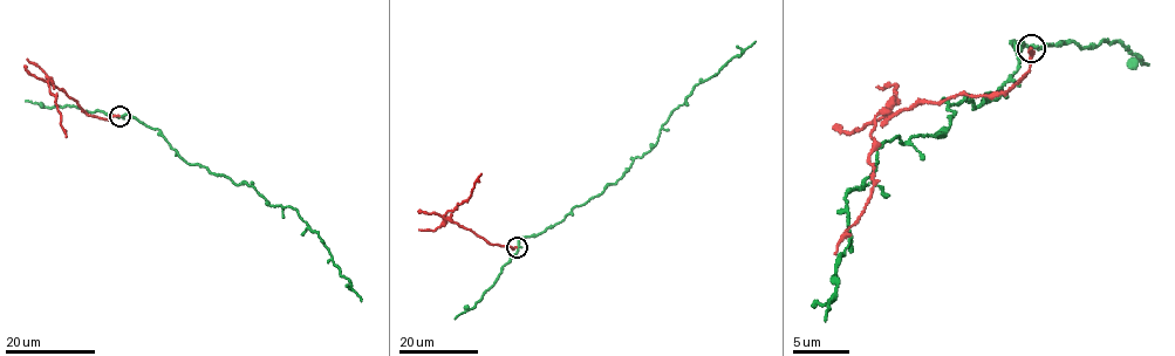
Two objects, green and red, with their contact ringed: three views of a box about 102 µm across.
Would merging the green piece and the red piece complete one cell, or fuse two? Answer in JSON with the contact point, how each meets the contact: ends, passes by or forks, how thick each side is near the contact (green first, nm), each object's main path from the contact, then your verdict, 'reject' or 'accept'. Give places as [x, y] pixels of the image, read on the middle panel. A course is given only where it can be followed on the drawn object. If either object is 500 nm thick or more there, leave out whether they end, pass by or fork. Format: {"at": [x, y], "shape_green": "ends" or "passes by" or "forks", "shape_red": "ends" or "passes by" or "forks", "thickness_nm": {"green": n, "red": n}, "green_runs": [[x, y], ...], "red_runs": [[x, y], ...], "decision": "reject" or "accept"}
{"at": [517, 247], "shape_green": "forks", "shape_red": "ends", "thickness_nm": {"green": 190, "red": 240}, "green_runs": [[517, 247], [520, 239], [535, 237], [615, 183], [633, 159], [656, 144], [661, 127], [696, 84], [756, 41]], "red_runs": [[517, 247], [489, 244], [444, 217], [470, 197], [482, 173]], "decision": "reject"}

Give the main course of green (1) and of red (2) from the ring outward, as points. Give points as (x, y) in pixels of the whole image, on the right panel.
1: (1031, 49), (1013, 42), (1008, 95), (964, 97), (943, 134), (878, 150), (845, 198), (848, 246), (824, 320)
2: (1031, 49), (1029, 72), (1003, 96), (967, 93), (880, 117), (870, 136), (872, 196), (835, 253)

